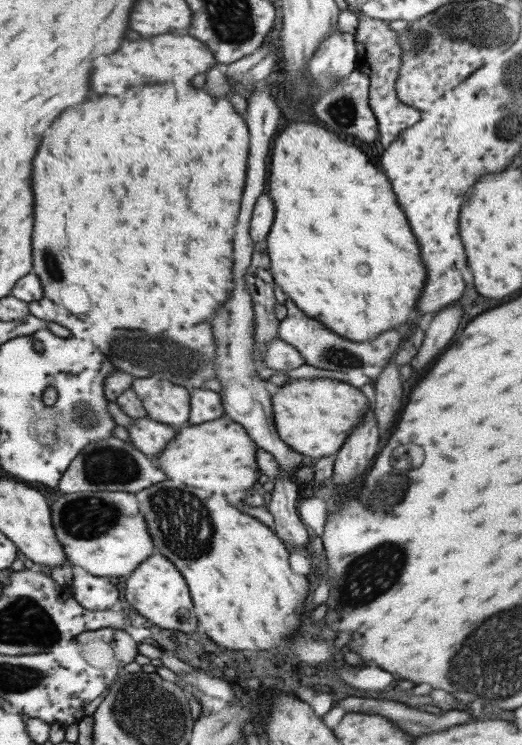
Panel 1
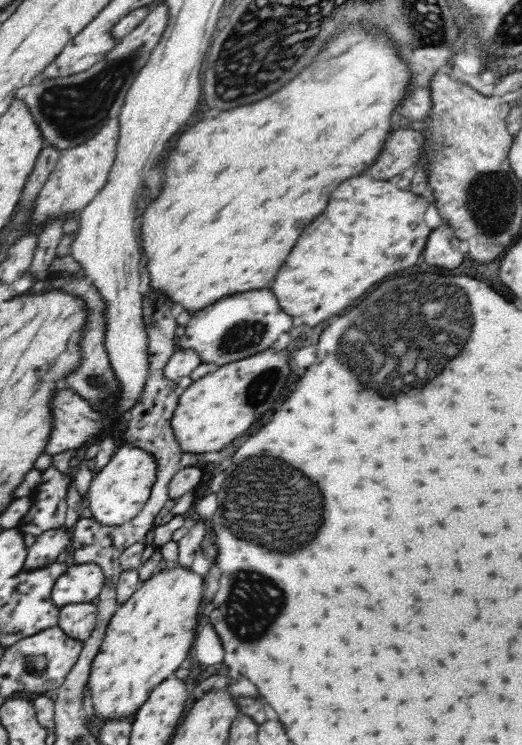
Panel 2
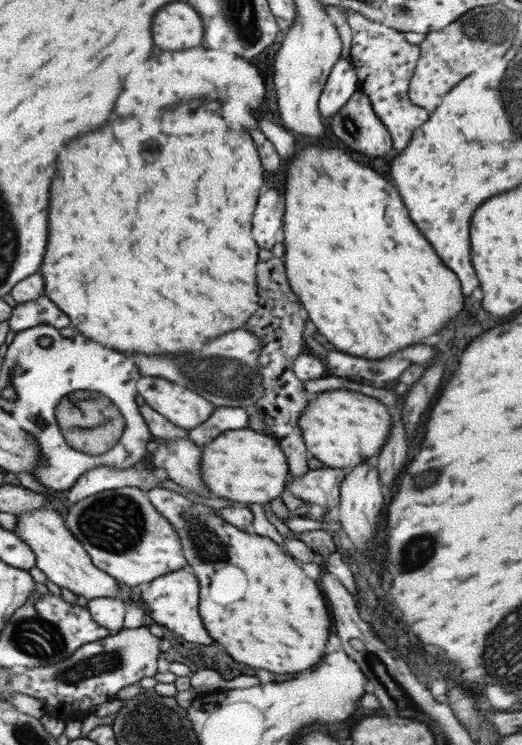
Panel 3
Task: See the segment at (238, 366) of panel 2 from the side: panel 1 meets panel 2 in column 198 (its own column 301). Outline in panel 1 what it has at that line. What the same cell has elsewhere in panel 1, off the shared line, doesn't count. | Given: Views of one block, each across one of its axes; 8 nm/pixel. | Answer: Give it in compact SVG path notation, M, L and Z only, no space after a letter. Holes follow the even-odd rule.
M323 378L293 379L281 387L275 387L271 393L271 403L274 424L277 426L280 437L290 448L300 454L311 456L314 460L322 456L336 454L341 446L352 436L352 431L363 421L363 414L370 408L370 403L358 387L354 387L343 381Z

